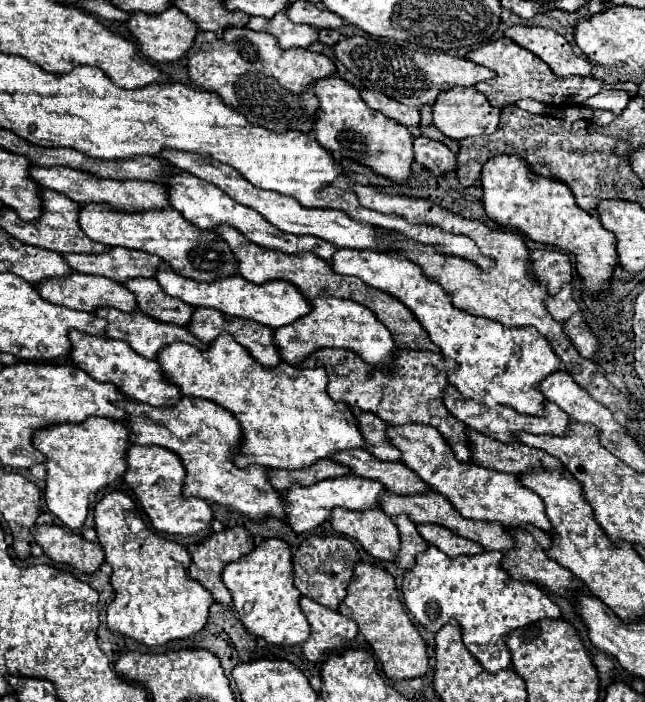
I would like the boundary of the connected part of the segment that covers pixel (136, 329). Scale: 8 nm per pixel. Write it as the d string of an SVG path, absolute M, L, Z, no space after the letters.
M98 308L94 314L108 320L108 326L106 326L106 336L108 336L108 338L126 342L130 348L134 348L140 356L144 356L144 358L148 358L148 360L156 360L158 352L160 352L164 346L174 344L174 342L186 342L186 344L192 344L192 346L196 346L196 348L200 348L200 350L206 350L206 348L208 348L208 346L202 344L188 328L154 320L152 316L146 316L146 314L140 312L140 310L136 310L136 312L122 312L122 310L116 310L116 308Z

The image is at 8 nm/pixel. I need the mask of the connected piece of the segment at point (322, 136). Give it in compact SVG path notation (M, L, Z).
M338 76L314 80L310 88L318 98L318 112L314 124L316 140L326 150L362 162L364 166L370 166L374 172L398 184L404 184L406 178L410 176L410 166L414 162L412 136L408 128L404 128L396 120L382 116L380 112L374 112L372 108L366 108L358 90Z

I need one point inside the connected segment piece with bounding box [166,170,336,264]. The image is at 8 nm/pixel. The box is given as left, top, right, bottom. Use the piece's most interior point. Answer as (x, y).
(201, 203)

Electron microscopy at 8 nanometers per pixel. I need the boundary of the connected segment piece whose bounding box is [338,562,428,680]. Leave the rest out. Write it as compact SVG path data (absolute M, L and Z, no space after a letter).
M358 562L354 568L354 576L348 584L348 596L344 598L338 610L358 624L360 634L376 652L378 660L382 662L382 670L390 680L410 680L428 672L426 642L414 628L410 616L406 614L392 574L378 566Z

